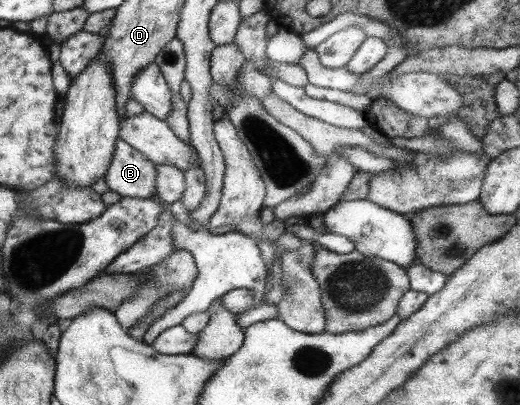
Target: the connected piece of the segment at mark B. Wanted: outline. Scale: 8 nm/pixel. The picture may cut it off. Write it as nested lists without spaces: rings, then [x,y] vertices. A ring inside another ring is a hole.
[[[118,139],[103,180],[121,197],[151,199],[156,194],[155,166],[144,154]]]

